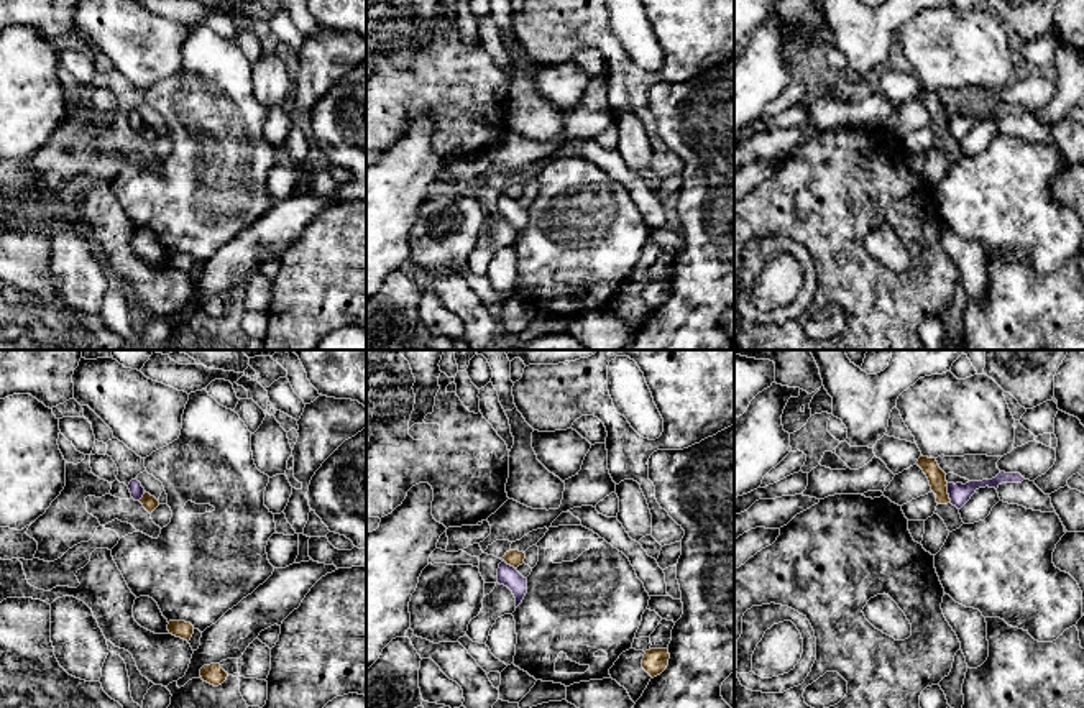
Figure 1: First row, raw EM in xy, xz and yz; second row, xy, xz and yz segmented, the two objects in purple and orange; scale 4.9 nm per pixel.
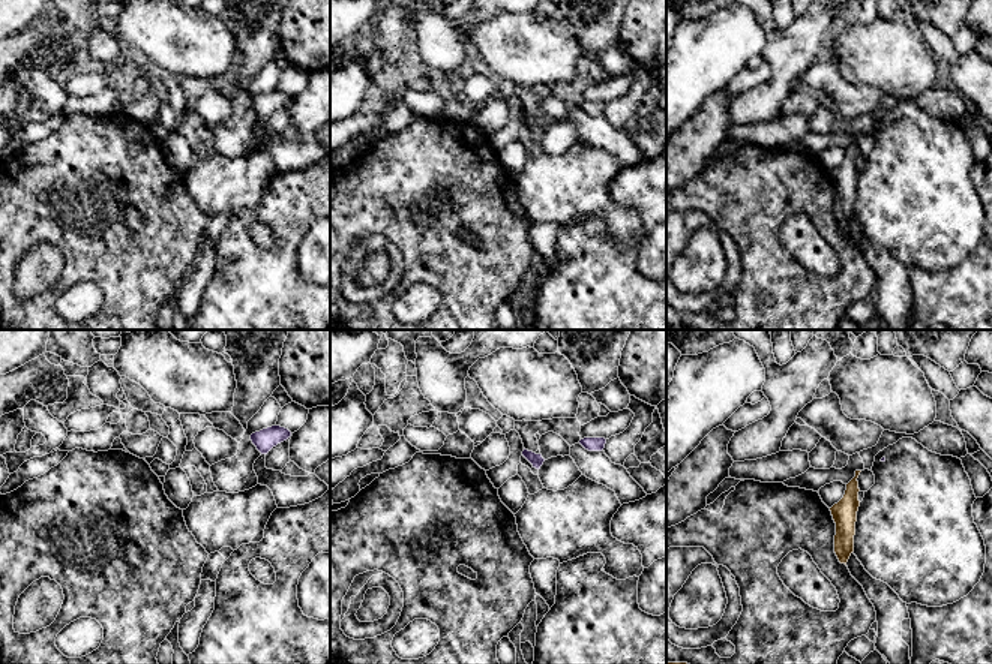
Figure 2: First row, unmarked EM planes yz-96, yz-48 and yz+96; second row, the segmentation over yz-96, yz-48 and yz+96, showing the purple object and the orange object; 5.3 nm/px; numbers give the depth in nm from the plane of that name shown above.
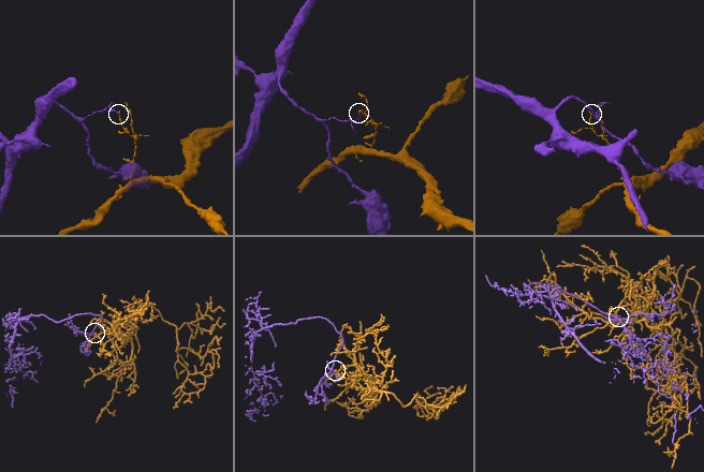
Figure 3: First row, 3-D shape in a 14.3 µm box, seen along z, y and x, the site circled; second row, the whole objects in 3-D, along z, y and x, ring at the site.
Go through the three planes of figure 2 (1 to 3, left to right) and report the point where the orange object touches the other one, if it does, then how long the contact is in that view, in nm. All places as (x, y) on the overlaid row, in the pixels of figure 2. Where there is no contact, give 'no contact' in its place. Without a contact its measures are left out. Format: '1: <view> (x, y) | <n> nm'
1: no contact
2: no contact
3: no contact

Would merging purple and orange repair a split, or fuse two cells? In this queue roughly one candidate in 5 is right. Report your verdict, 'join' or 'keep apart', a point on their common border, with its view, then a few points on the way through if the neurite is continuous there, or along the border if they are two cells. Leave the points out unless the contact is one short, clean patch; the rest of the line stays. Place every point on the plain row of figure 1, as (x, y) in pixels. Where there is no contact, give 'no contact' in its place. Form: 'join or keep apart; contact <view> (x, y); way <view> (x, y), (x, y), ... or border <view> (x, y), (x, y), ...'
keep apart; contact yz (948, 125); border yz (946, 115), (946, 125), (951, 133)

